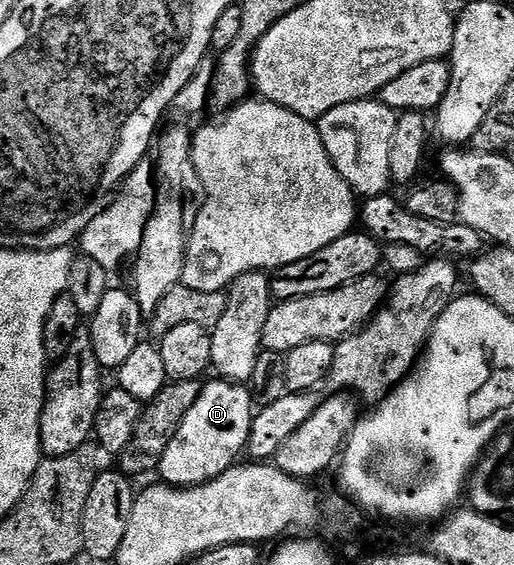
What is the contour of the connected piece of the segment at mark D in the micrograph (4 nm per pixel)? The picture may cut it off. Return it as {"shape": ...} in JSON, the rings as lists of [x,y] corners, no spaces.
{"shape":[[[214,380],[202,384],[199,399],[195,399],[191,411],[187,411],[187,419],[179,423],[175,439],[163,451],[159,476],[164,484],[176,485],[178,489],[202,485],[238,464],[237,456],[246,452],[255,416],[254,394],[236,381]]]}

